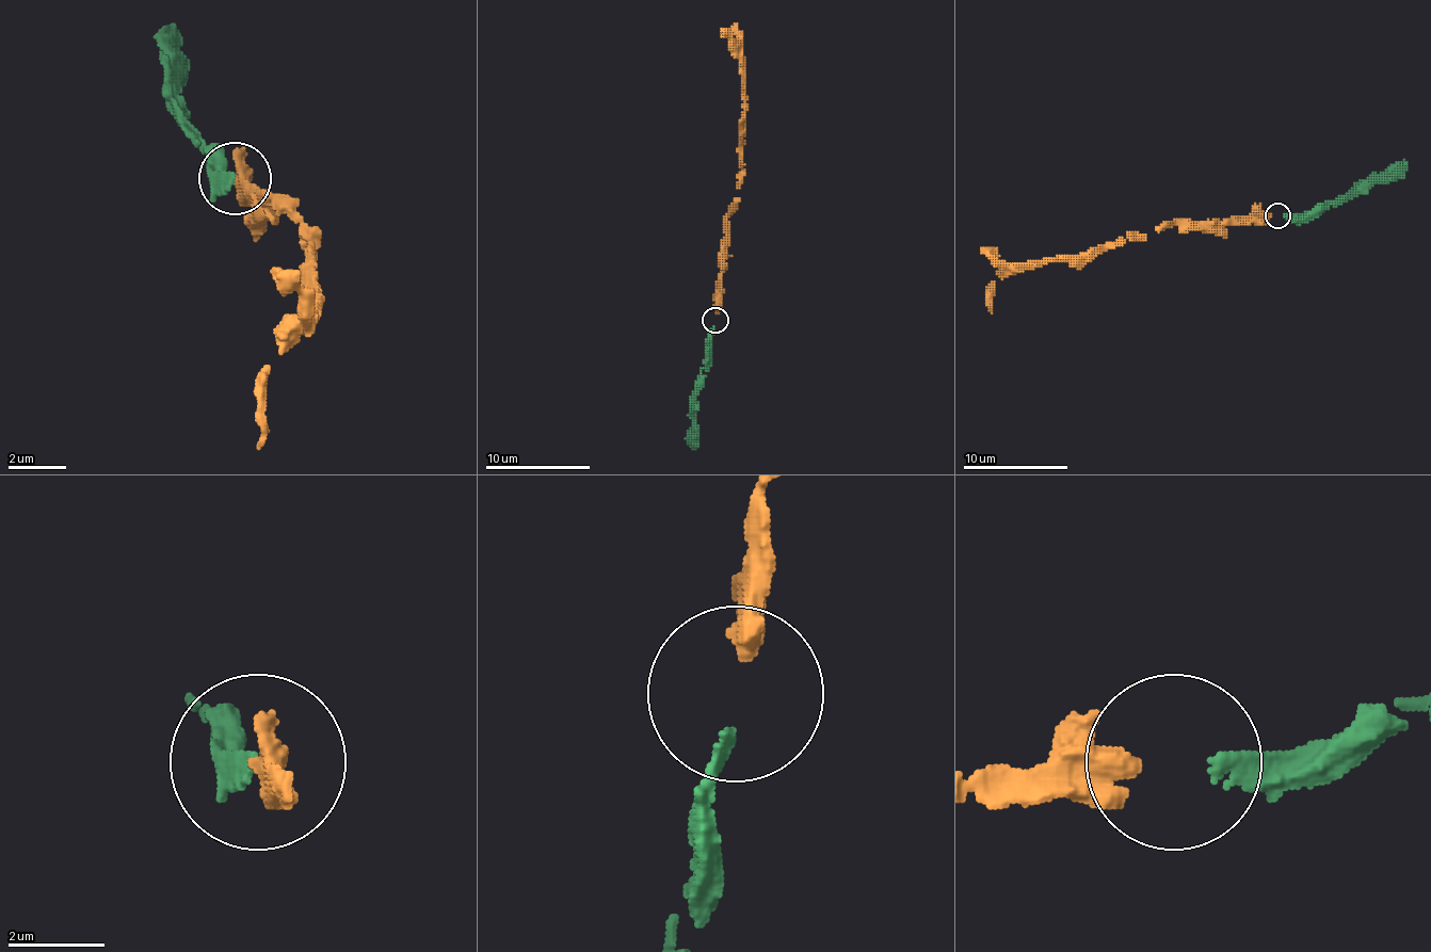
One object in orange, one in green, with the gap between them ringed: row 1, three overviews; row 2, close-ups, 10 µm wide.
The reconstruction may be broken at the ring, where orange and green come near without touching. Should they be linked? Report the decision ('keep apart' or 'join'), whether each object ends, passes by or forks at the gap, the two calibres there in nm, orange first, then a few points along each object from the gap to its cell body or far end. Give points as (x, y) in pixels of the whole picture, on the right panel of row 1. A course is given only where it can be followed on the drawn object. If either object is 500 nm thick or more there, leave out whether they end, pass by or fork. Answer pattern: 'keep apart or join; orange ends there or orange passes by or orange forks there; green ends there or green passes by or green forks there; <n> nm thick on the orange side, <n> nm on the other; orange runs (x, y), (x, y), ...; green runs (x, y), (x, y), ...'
join; 500 nm thick on the orange side, 240 nm on the other; orange runs (1271, 214), (1250, 214), (1221, 222), (1172, 222), (1078, 256), (1012, 263), (994, 281), (992, 313); green runs (1284, 216), (1318, 211), (1328, 200), (1347, 200), (1370, 182), (1385, 182), (1407, 162)

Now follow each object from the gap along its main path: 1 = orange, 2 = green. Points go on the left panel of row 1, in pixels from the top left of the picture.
1: (239, 174), (260, 196), (268, 196), (296, 218), (311, 240), (319, 291), (311, 312), (268, 364), (260, 451)
2: (231, 181), (209, 167), (194, 138), (180, 124), (180, 86), (173, 29)

